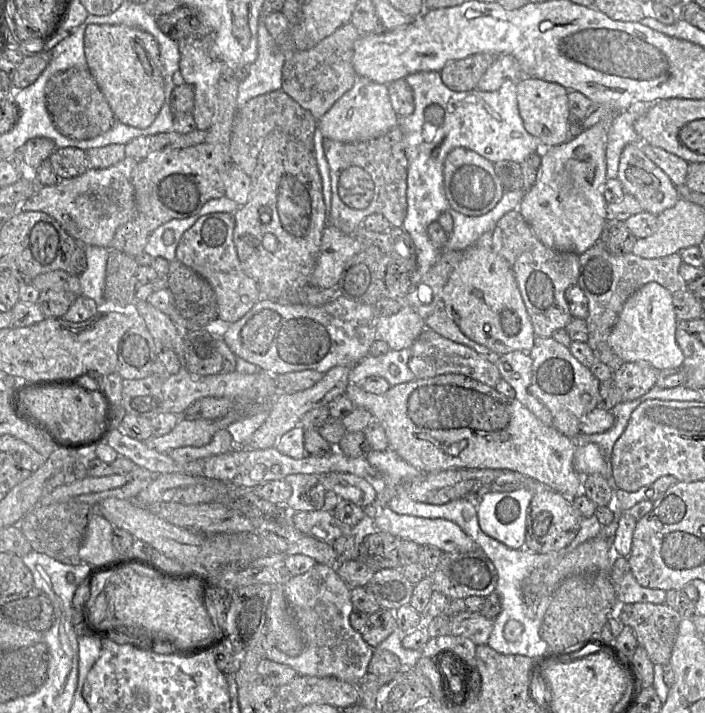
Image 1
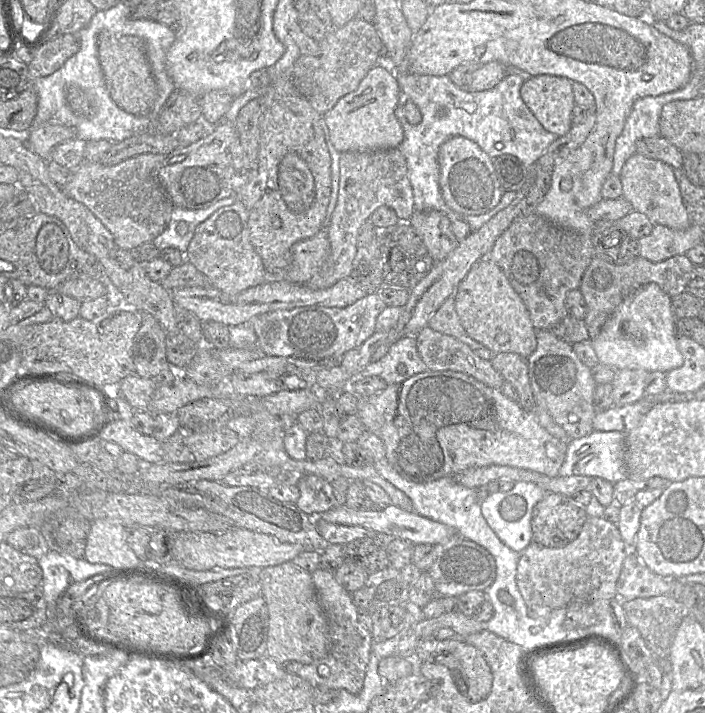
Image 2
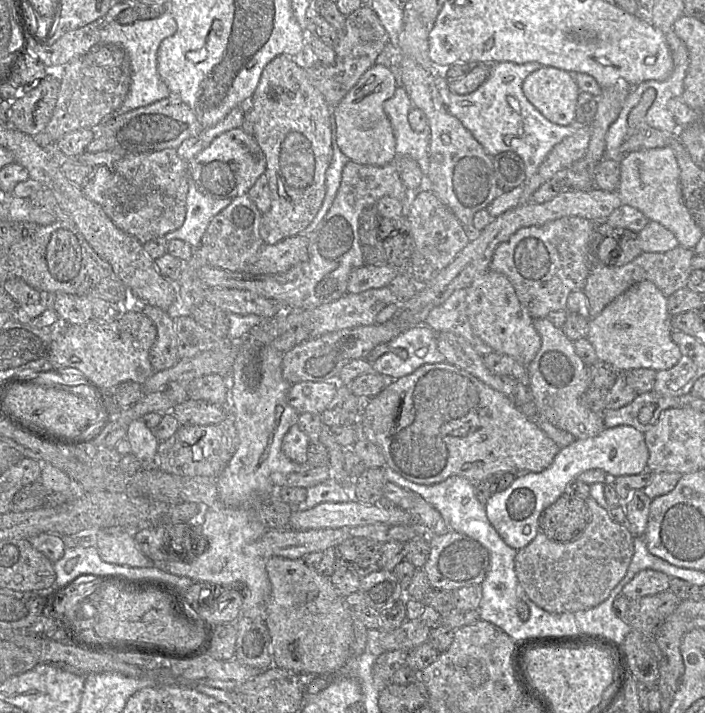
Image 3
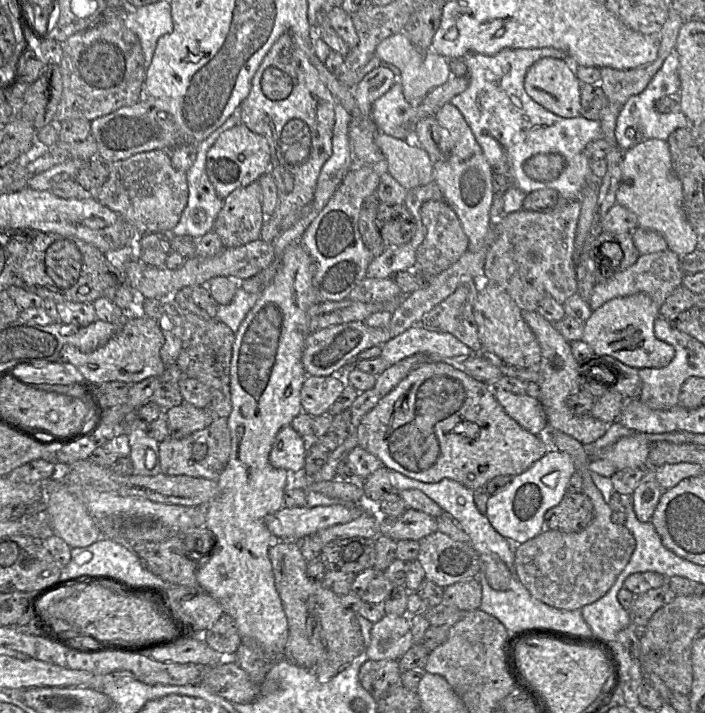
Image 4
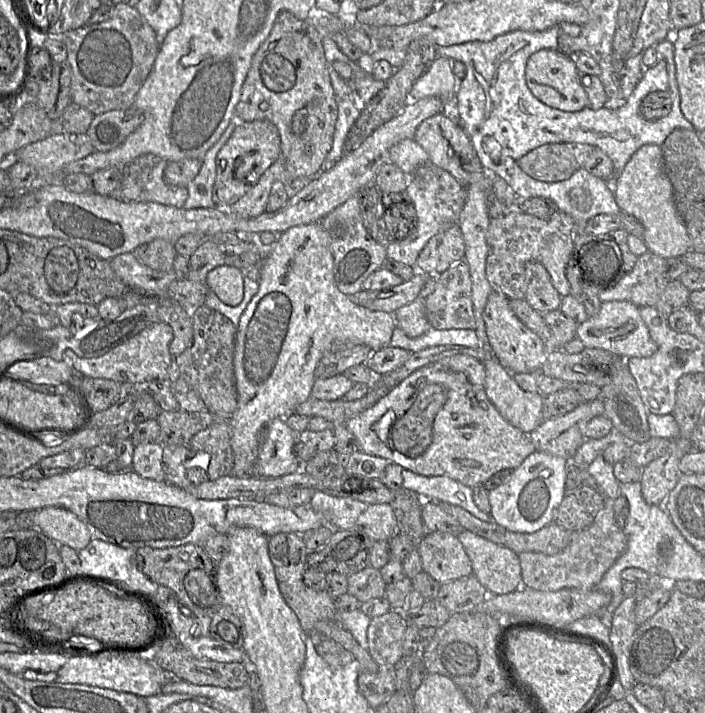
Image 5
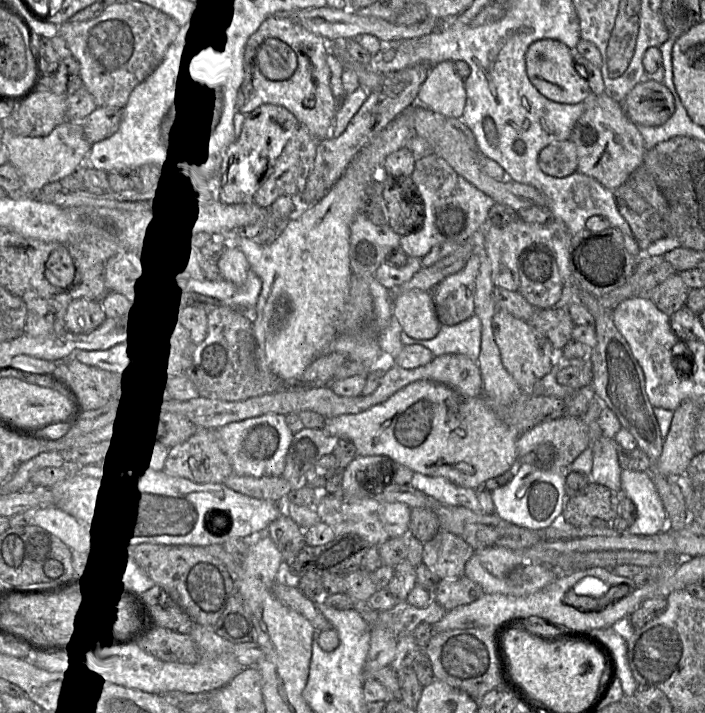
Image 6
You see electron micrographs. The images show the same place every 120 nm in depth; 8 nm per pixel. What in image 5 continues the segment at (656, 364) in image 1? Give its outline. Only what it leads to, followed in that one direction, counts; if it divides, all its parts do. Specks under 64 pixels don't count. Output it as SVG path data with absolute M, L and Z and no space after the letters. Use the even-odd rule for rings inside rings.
M628 301L603 302L597 315L577 326L576 338L586 348L603 349L625 359L650 357L658 349L641 318L639 307Z

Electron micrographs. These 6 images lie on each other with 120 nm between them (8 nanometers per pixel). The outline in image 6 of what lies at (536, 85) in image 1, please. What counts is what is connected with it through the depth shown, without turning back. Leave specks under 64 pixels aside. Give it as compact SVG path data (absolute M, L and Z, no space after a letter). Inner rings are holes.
M552 39L538 40L528 47L525 54L526 74L531 84L545 98L560 104L577 104L592 93L587 79L575 70L573 52L564 43Z

